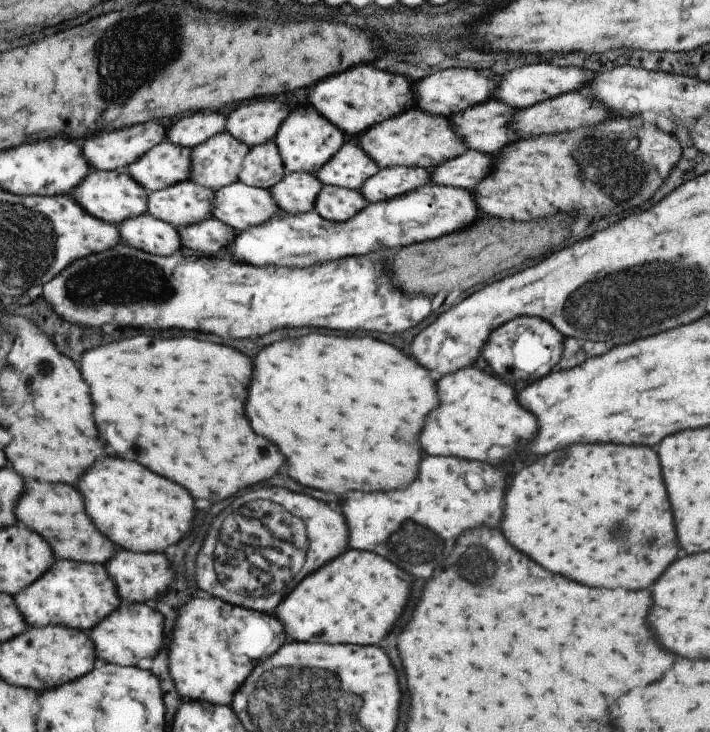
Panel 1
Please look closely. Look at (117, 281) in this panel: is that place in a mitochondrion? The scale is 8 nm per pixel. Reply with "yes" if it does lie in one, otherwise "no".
yes

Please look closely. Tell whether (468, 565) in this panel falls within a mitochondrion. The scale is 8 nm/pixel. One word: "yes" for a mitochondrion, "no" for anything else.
yes

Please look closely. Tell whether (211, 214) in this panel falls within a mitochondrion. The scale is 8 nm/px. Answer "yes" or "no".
no

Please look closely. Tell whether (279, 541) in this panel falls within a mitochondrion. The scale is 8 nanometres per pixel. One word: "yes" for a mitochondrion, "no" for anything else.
yes

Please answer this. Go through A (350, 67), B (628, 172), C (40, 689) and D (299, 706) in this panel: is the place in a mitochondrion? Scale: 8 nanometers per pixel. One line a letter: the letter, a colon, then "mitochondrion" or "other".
A: other
B: mitochondrion
C: other
D: mitochondrion

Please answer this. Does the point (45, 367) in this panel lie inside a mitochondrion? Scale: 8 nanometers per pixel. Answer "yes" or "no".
no

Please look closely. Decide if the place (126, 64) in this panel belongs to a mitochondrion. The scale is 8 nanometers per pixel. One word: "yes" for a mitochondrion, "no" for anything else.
yes

